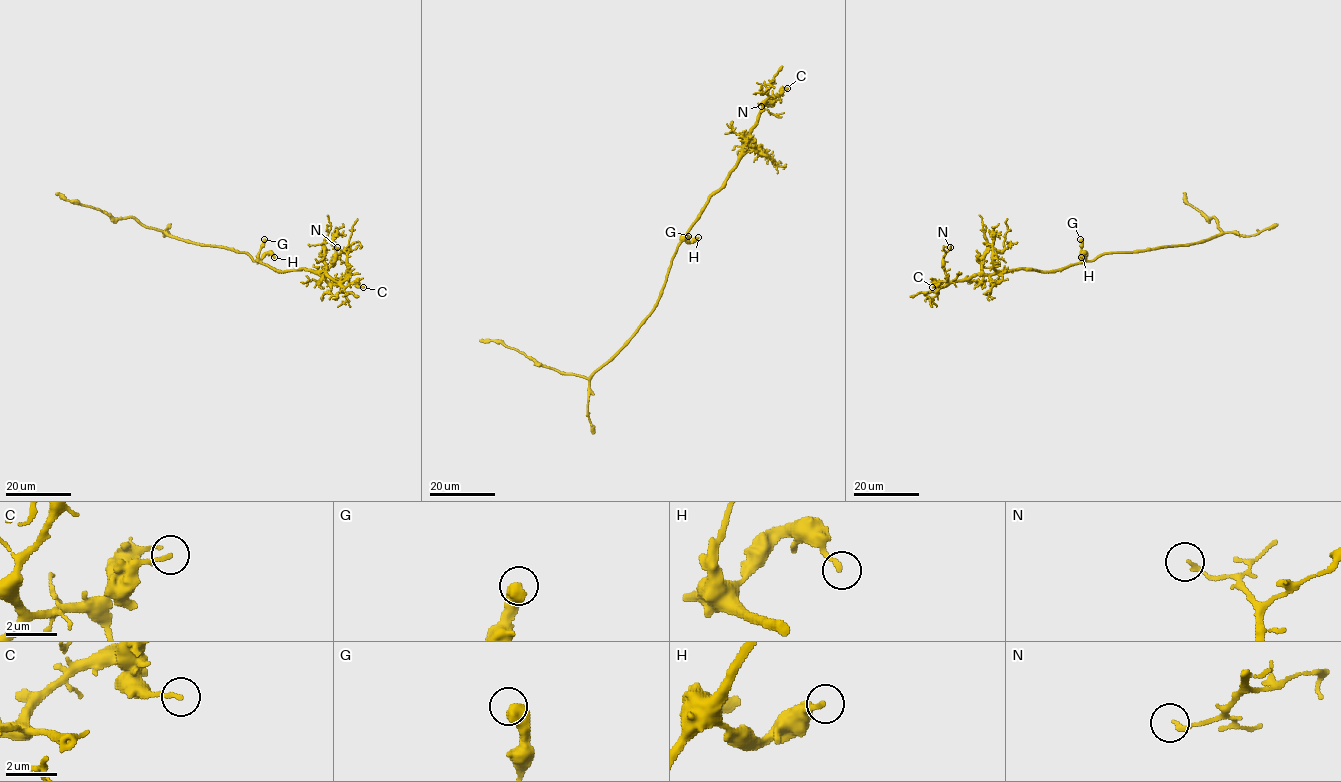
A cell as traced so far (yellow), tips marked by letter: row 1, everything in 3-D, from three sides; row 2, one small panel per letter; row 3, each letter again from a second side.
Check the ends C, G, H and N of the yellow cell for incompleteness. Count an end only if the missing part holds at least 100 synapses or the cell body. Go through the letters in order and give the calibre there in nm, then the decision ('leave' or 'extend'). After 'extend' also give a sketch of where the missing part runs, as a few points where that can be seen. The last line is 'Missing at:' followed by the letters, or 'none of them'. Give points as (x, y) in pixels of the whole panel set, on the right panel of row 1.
C: 170 nm thick; leave
G: 600 nm thick; leave
H: 240 nm thick; leave
N: 180 nm thick; leave
Missing at: none of them

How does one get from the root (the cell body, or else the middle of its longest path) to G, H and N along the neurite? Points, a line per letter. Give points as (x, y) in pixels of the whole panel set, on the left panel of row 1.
G: (241, 252), (255, 261), (264, 239)
H: (241, 252), (254, 261), (267, 253), (274, 257)
N: (241, 252), (277, 271), (307, 269), (342, 281), (349, 274), (347, 253), (337, 247)

